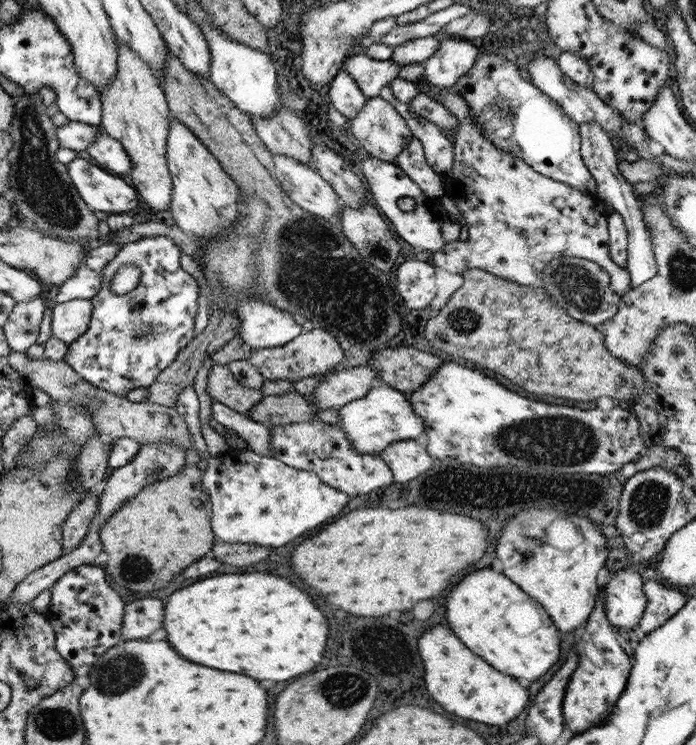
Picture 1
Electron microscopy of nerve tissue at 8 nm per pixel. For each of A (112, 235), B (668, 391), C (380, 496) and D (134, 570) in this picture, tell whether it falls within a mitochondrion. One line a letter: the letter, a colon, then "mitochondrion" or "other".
A: other
B: other
C: other
D: mitochondrion

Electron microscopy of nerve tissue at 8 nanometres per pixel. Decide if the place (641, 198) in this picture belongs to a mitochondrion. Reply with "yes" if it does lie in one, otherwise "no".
no

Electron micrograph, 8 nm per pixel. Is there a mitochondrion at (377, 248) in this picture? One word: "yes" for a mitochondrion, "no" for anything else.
yes

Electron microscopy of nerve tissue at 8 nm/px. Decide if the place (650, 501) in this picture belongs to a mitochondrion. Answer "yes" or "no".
yes

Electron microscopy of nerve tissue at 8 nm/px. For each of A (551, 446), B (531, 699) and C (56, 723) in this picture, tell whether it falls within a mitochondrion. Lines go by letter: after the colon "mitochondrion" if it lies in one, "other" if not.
A: mitochondrion
B: other
C: mitochondrion

